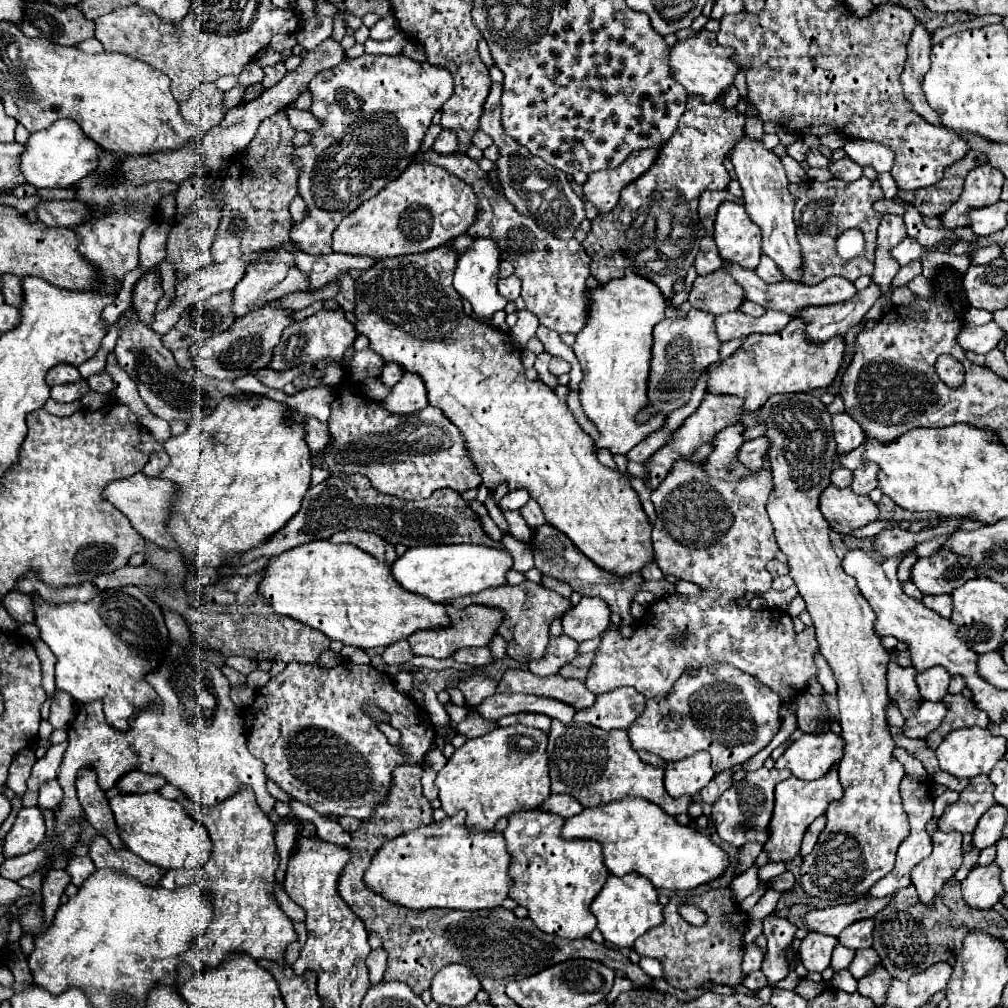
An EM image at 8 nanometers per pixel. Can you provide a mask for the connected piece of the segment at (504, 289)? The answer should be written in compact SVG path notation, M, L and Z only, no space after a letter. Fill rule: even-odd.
M508 276L508 278L502 278L500 282L498 282L498 290L500 290L500 294L504 296L504 298L508 298L510 302L512 300L516 300L518 296L520 296L520 280L518 280L518 276Z

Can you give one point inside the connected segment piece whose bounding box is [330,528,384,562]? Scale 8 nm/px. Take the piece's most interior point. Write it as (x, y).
(368, 541)

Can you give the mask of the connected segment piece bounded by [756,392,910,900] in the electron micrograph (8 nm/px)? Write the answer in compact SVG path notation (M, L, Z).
M806 392L774 396L756 414L760 416L762 424L768 426L766 438L772 444L768 458L772 462L772 476L774 476L776 490L772 492L772 498L768 502L768 514L776 530L776 542L780 550L788 556L790 576L798 586L798 594L806 602L808 614L812 616L820 652L828 660L834 672L834 678L838 682L840 726L842 726L842 736L846 740L844 760L838 764L844 796L842 800L836 800L828 806L826 810L828 824L820 834L816 848L802 858L800 886L808 896L814 896L814 898L854 900L866 894L882 876L886 876L894 868L898 846L910 832L908 814L904 812L902 798L900 798L900 780L904 778L904 768L892 756L896 744L888 732L888 722L884 716L886 706L890 704L890 696L886 690L888 652L884 650L876 632L872 632L872 622L876 620L876 616L872 616L872 608L856 588L856 582L842 570L840 560L828 538L830 526L818 508L820 492L824 486L830 484L830 474L836 458L836 444L832 444L832 416L826 412L826 406L820 402L818 396L812 396Z

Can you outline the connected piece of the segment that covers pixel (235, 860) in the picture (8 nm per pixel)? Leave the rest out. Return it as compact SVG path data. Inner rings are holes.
M240 788L240 794L230 796L228 800L216 804L214 808L204 808L200 804L196 804L194 800L188 800L188 796L182 796L182 806L184 810L200 824L204 824L210 832L214 850L212 856L208 860L208 864L204 864L204 868L198 870L168 870L166 876L160 880L160 886L166 890L174 890L174 888L182 888L182 886L196 886L200 888L206 896L210 896L212 908L214 908L214 916L210 926L194 938L192 946L182 954L182 960L186 962L180 970L178 970L178 980L176 980L176 988L178 982L194 978L198 974L202 974L208 968L216 968L224 962L224 958L228 958L230 954L248 954L254 960L272 960L280 966L288 966L284 960L284 948L296 940L296 932L292 928L292 920L280 910L280 906L274 902L272 896L272 888L274 888L274 872L278 870L278 852L276 852L276 844L274 844L274 824L268 820L268 816L260 810L260 806L256 804L254 792L250 788Z

